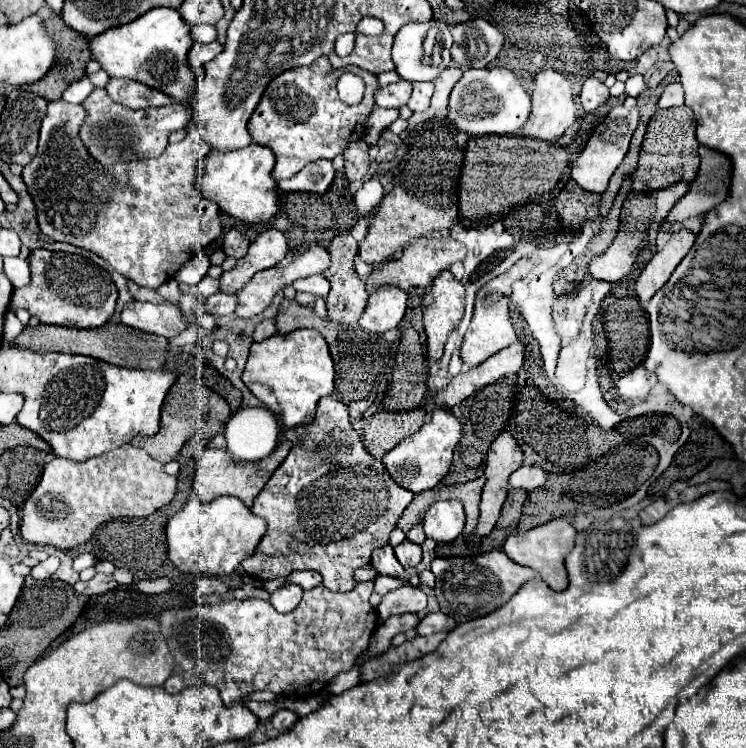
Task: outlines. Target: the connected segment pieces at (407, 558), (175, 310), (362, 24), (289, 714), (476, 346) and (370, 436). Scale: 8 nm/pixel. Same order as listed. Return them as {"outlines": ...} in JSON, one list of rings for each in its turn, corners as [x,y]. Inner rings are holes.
{"outlines":[[[[404,539],[400,545],[394,547],[394,553],[396,553],[396,559],[402,563],[402,567],[416,567],[422,559],[422,549],[420,545]]],[[[132,301],[132,303],[124,305],[120,319],[124,325],[128,325],[132,329],[162,335],[168,339],[176,337],[186,327],[186,321],[180,313],[180,307],[174,303],[156,305],[156,303]]],[[[372,17],[363,18],[357,25],[357,32],[365,35],[380,35],[383,31],[382,21]]],[[[282,709],[282,711],[274,713],[272,719],[270,719],[270,723],[272,723],[278,731],[286,731],[286,729],[290,729],[296,721],[298,721],[298,715],[296,715],[294,711],[288,711],[288,709]]],[[[498,275],[496,279],[492,279],[492,283],[488,287],[484,285],[478,291],[476,305],[474,305],[474,317],[472,317],[472,323],[470,323],[470,327],[468,327],[466,335],[464,335],[464,341],[462,341],[462,349],[460,349],[462,351],[462,361],[466,365],[470,365],[470,367],[480,365],[490,355],[496,355],[500,351],[500,347],[512,345],[516,341],[516,331],[512,327],[510,307],[508,307],[514,283],[504,283],[504,275]]],[[[424,409],[412,411],[378,411],[368,419],[354,421],[364,447],[376,459],[382,459],[390,449],[394,449],[404,437],[416,433],[424,425]]]]}

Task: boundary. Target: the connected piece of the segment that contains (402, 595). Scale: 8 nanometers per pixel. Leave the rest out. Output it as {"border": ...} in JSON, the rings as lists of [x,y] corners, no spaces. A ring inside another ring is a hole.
{"border":[[[404,585],[382,597],[382,603],[378,605],[378,617],[380,621],[386,621],[390,615],[420,613],[424,607],[426,607],[426,593],[418,587]]]}

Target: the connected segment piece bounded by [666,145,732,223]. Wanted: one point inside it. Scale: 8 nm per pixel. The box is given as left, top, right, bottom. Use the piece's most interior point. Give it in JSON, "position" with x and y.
{"position":[712,186]}

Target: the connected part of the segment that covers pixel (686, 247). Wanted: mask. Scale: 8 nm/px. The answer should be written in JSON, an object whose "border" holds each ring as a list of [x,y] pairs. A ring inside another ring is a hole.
{"border":[[[684,227],[678,233],[674,233],[672,239],[666,243],[666,247],[648,261],[648,265],[644,267],[644,271],[636,281],[636,295],[640,301],[648,301],[660,287],[664,287],[668,275],[672,275],[678,263],[686,257],[694,241],[696,241],[696,233]]]}

